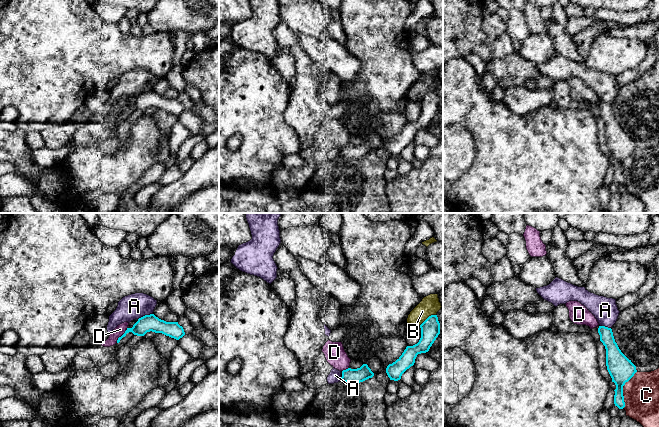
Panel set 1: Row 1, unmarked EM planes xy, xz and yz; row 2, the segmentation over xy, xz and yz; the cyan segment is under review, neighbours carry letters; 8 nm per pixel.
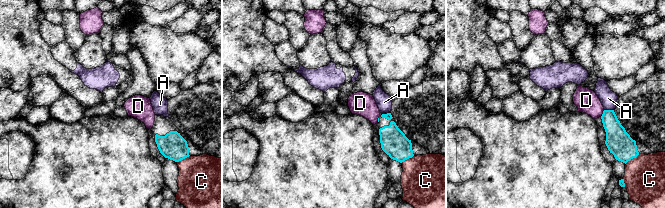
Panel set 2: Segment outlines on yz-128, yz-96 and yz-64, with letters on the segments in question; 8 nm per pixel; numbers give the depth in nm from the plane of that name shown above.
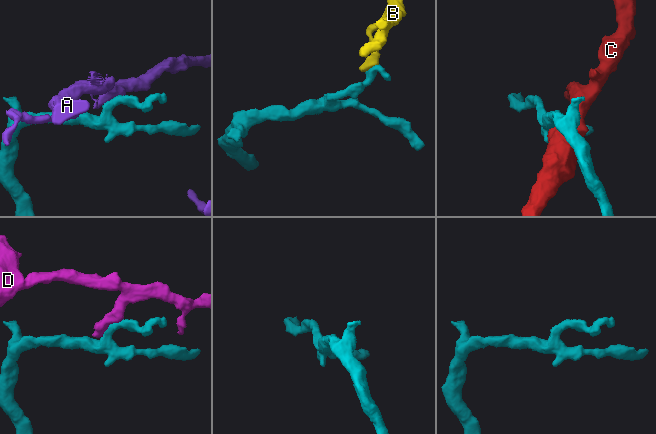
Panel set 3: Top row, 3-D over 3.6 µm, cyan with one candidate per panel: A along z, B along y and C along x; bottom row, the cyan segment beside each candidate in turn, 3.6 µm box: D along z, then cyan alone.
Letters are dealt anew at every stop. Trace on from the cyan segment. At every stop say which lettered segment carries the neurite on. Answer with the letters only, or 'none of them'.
none of them

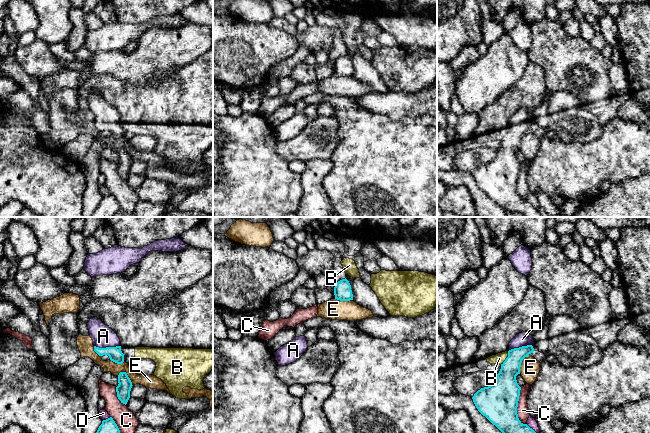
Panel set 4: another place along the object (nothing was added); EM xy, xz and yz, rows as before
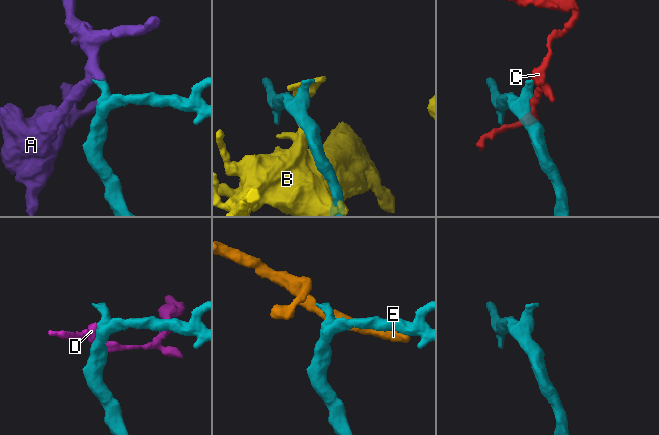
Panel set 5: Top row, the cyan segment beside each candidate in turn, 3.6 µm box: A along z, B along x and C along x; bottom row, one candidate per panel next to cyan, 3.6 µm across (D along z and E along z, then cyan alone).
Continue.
A

